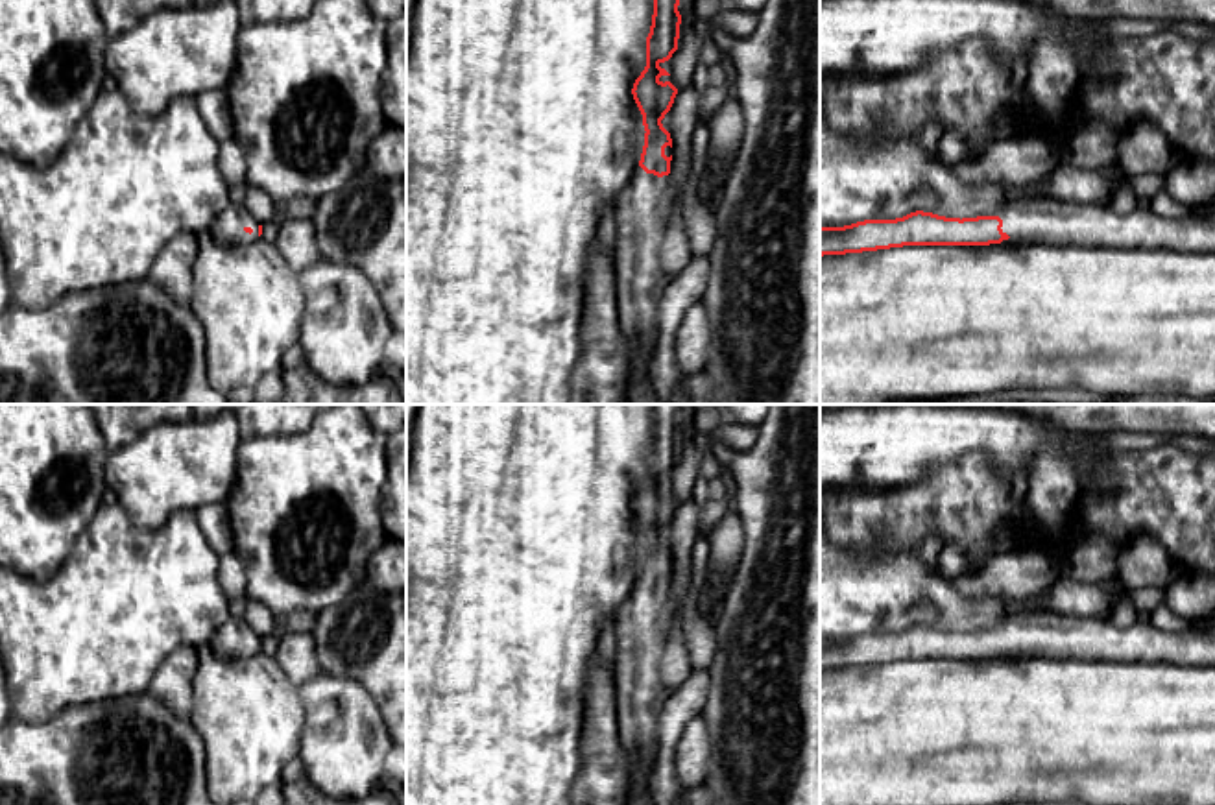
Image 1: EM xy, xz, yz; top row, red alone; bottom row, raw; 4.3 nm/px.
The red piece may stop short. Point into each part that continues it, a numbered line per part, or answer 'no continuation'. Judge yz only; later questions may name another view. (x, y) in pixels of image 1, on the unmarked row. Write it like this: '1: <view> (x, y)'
1: yz (1025, 634)

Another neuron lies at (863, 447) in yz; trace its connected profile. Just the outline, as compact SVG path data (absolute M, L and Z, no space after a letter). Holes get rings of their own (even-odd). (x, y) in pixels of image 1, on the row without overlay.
M840 404L820 408L820 491L884 491L927 480L938 465L968 451L984 451L997 476L1010 487L1023 473L1030 478L1045 441L1069 432L1017 414L934 404Z

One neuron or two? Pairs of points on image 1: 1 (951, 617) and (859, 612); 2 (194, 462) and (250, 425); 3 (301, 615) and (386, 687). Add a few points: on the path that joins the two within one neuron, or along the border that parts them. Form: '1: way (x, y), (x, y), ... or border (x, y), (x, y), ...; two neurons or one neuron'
1: way (929, 604), (926, 600), (881, 600); one neuron
2: border (237, 423), (237, 432), (242, 440); two neurons
3: border (346, 597), (329, 604), (311, 632); two neurons

